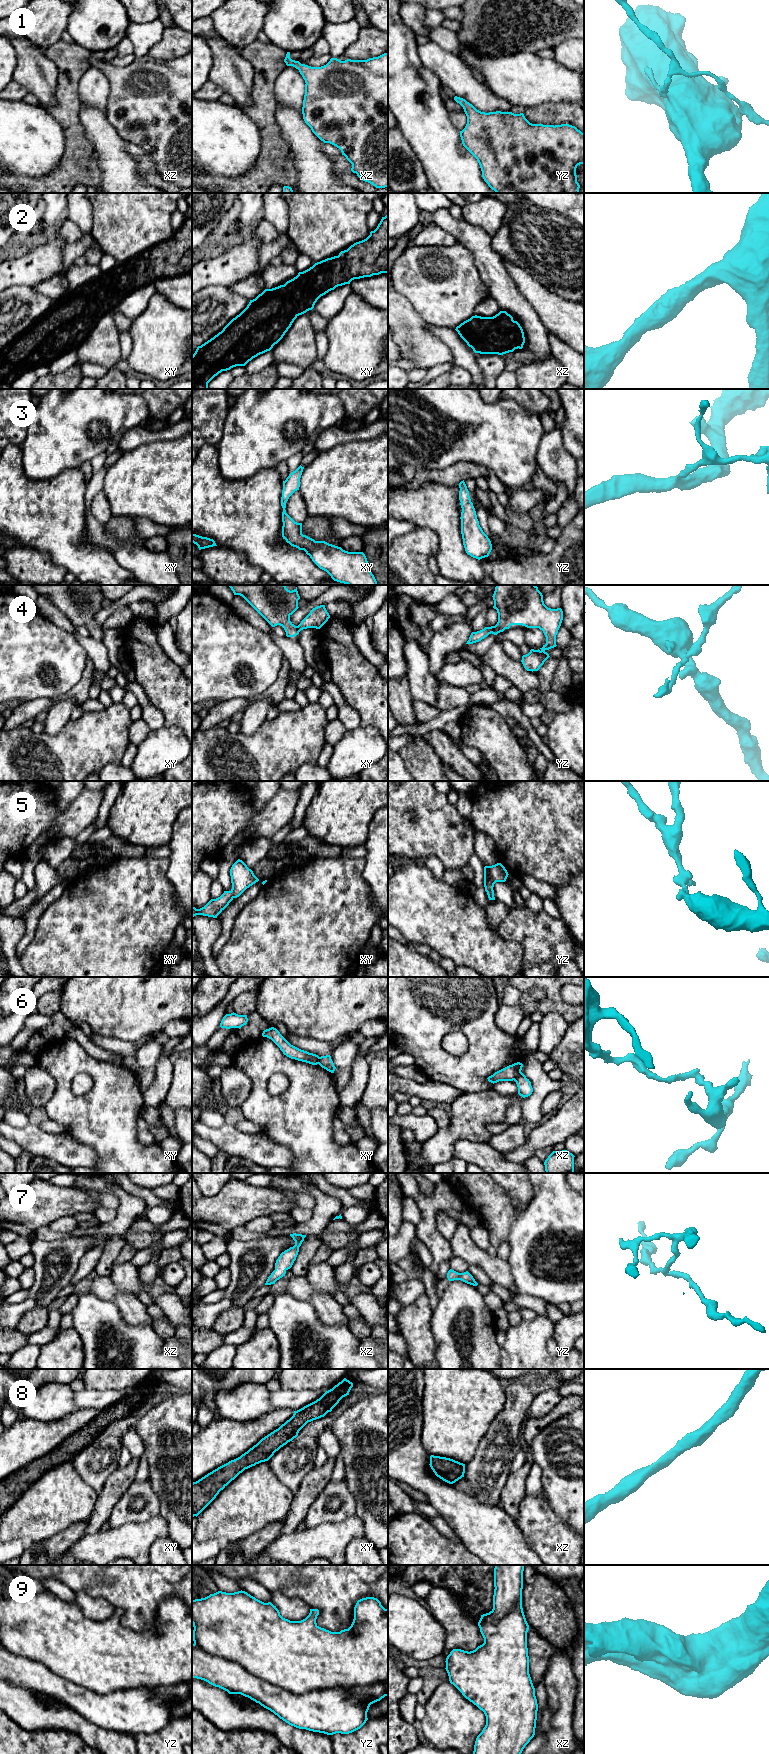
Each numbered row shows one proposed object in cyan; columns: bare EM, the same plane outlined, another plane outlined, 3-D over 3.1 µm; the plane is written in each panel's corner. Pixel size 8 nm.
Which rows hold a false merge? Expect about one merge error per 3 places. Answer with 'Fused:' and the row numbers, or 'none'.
Fused: 4, 6

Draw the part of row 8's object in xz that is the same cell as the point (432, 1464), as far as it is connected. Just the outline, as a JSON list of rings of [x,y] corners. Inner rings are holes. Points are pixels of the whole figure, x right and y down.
[[[431,1455],[429,1465],[437,1477],[449,1484],[464,1477],[465,1464],[453,1459]]]

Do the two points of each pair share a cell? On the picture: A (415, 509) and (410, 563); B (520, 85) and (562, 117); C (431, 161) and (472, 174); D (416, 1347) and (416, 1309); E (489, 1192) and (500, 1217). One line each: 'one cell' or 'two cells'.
A: two cells
B: two cells
C: one cell
D: one cell
E: one cell

